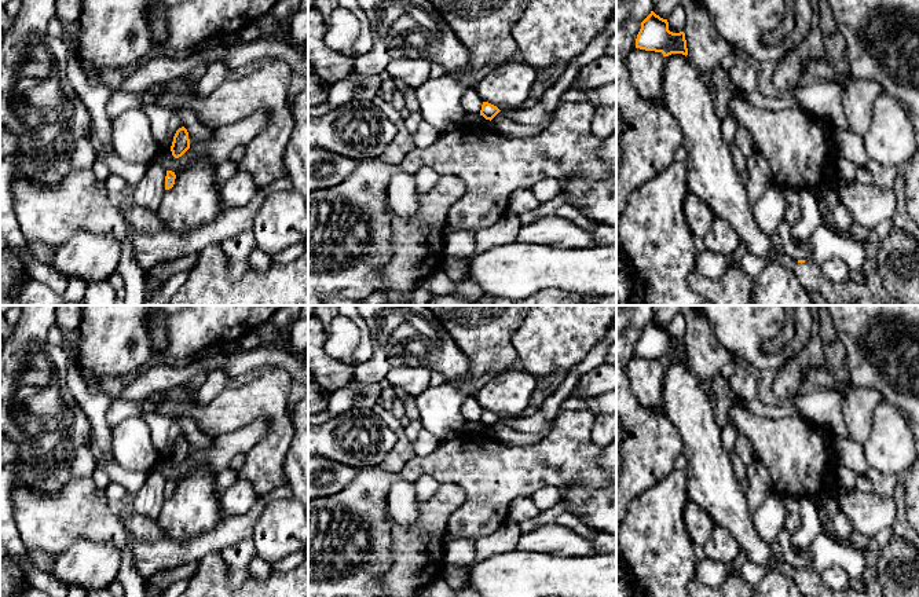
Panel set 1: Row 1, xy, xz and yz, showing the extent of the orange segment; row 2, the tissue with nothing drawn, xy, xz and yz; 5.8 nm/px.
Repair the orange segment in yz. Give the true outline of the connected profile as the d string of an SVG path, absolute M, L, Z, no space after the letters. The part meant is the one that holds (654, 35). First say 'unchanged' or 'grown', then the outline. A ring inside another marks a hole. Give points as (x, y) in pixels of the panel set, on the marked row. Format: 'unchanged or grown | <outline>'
unchanged | M653 11L641 22L636 48L662 52L663 56L671 54L688 55L685 33L670 32L667 19L660 18Z

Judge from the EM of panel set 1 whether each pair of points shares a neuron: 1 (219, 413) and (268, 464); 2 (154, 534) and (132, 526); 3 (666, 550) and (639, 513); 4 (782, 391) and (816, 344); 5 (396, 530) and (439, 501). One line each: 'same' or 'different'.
1: same
2: same
3: same
4: same
5: same

